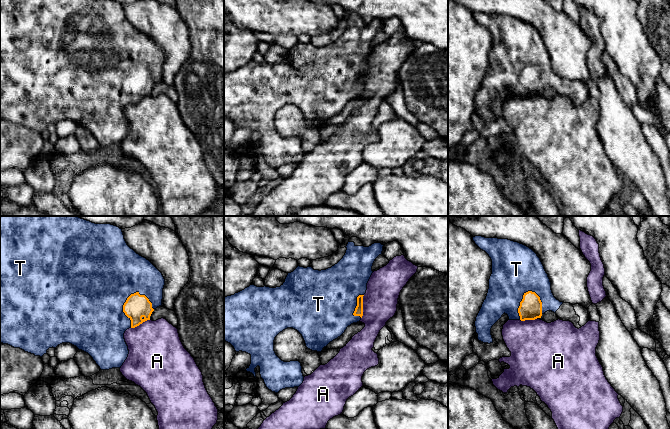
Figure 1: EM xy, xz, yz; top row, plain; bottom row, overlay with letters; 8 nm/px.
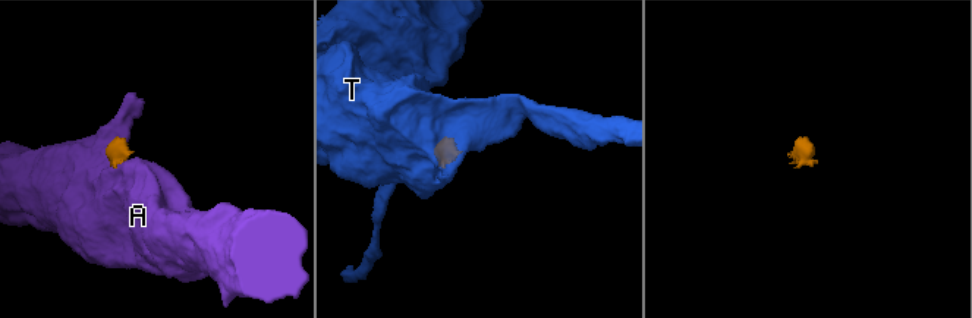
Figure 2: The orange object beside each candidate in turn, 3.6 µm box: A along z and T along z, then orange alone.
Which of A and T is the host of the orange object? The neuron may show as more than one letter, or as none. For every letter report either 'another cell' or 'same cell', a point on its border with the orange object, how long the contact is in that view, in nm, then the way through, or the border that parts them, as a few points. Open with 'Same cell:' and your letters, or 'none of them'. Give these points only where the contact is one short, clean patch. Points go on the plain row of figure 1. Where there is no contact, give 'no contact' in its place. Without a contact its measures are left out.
Same cell: T
A: another cell | xz (362, 83) | 190 nm | along xz (364, 71), (363, 91), (361, 94)
T: same cell | xy (123, 83) | 300 nm

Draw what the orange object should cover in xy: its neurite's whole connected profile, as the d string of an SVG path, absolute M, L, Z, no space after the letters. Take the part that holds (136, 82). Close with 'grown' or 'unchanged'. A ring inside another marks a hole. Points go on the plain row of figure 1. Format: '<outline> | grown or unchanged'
M0 0L0 119L20 124L42 133L49 124L70 119L88 129L101 146L121 144L129 126L124 109L150 96L152 88L162 82L165 55L162 49L146 34L131 25L122 8L111 0Z | grown

